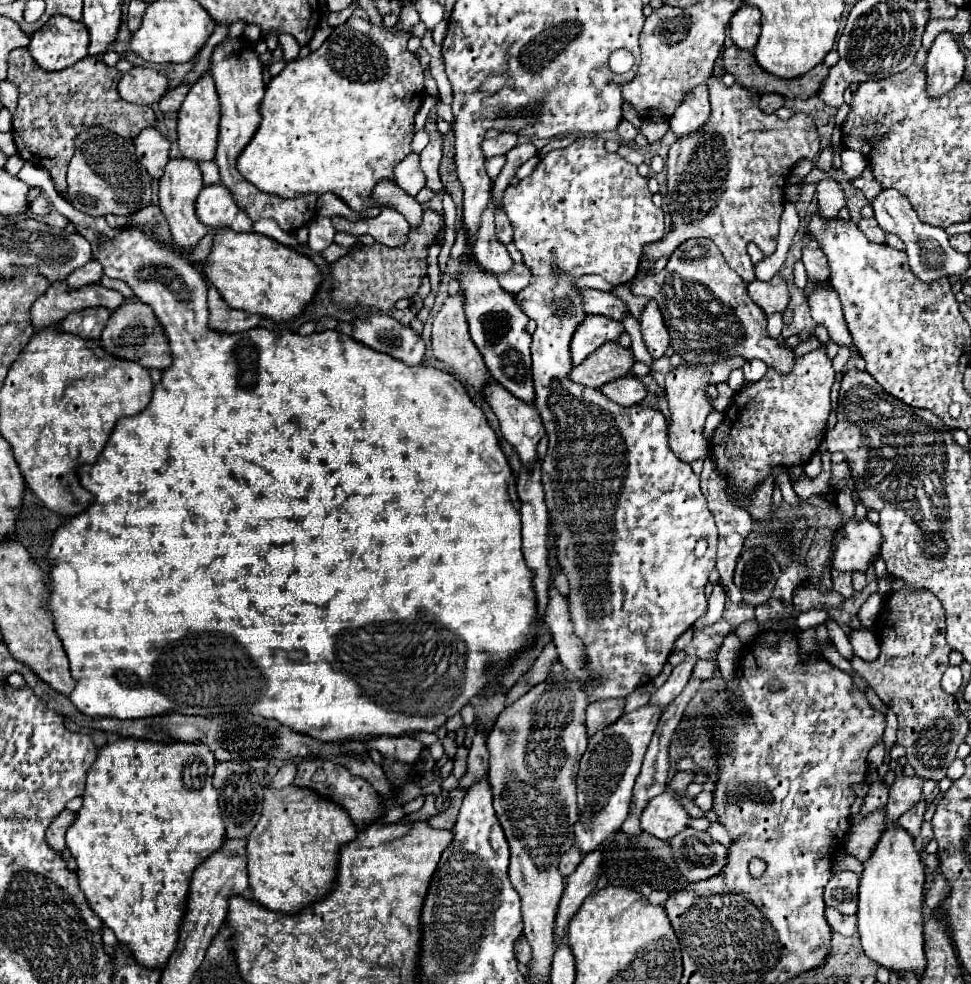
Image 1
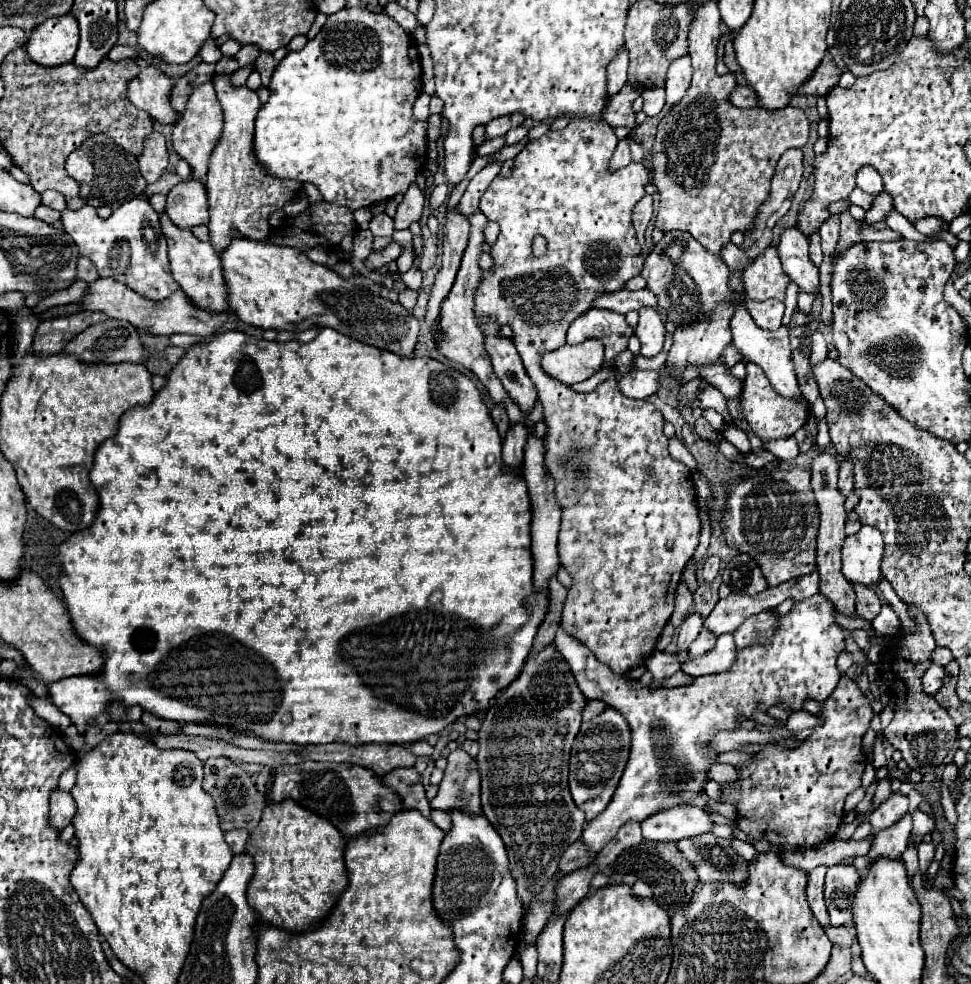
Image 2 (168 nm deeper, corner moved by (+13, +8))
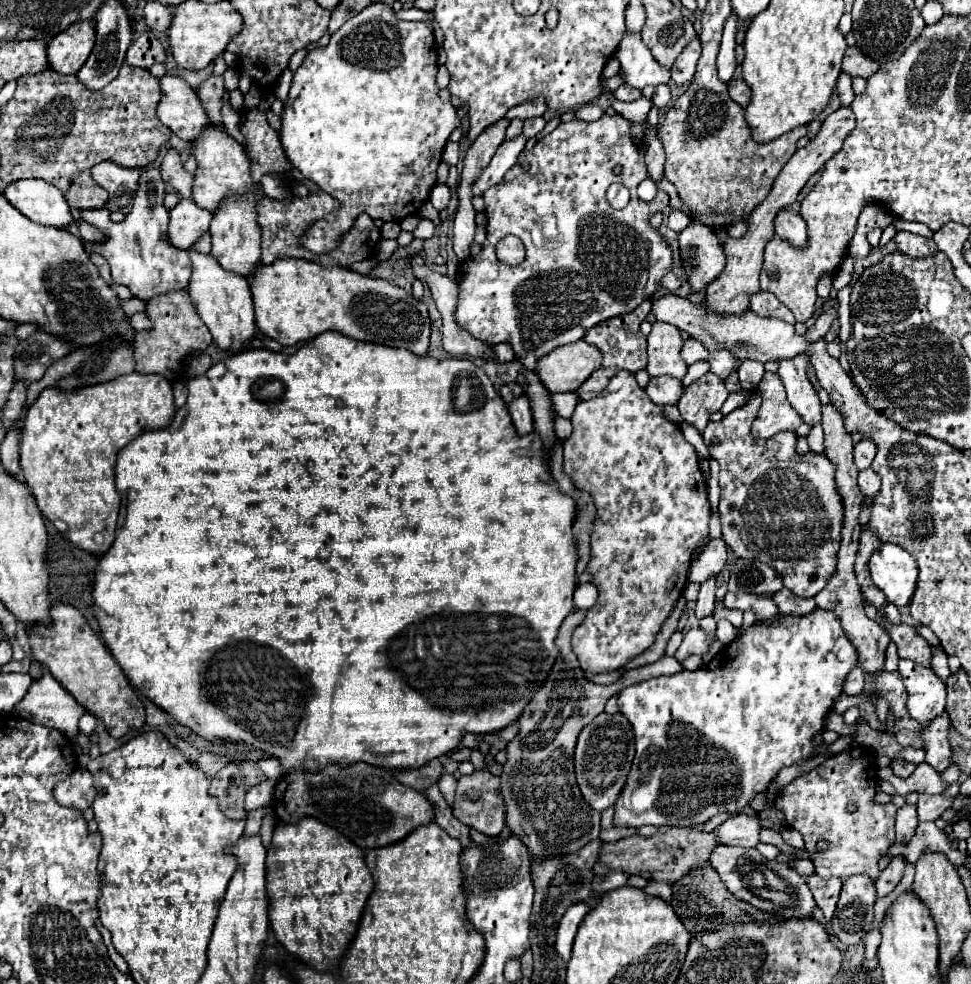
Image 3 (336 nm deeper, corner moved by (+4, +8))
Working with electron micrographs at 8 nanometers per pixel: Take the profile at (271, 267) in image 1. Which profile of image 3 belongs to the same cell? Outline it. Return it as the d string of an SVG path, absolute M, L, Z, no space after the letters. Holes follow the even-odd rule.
M277 259L271 265L261 265L249 281L259 331L285 347L325 331L339 331L357 341L403 347L415 355L427 353L431 323L425 303L389 281L303 259Z

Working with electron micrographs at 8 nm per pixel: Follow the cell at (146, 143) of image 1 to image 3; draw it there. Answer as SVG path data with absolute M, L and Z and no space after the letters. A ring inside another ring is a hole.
M171 149L163 161L161 161L161 177L167 185L171 185L181 197L189 199L191 197L191 187L193 187L193 175L183 169L181 157L175 149Z

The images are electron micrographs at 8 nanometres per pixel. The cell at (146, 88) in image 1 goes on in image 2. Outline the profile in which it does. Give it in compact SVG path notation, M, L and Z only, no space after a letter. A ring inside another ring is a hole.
M146 67L140 71L138 79L130 79L128 97L134 107L150 113L160 123L174 123L176 111L170 107L172 79L156 67Z

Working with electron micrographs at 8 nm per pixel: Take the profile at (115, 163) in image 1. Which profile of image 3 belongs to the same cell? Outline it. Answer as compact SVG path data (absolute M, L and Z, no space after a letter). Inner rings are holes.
M103 161L93 167L93 179L109 193L109 211L131 211L141 171L143 169L123 169L111 161Z

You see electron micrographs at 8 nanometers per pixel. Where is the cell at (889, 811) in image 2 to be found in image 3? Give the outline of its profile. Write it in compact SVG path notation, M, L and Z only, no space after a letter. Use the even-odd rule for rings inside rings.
M903 805L899 811L897 811L897 841L901 845L907 845L909 839L915 835L915 829L917 829L917 811L915 811L915 805Z

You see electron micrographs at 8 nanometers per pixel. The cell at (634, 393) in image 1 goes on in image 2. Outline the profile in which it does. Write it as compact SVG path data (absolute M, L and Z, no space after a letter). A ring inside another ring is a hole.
M632 371L626 375L618 375L616 383L622 395L630 399L646 399L658 389L658 375L656 371Z

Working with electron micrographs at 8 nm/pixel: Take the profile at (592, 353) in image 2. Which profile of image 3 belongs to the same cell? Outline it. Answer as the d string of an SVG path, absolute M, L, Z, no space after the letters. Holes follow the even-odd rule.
M575 341L565 347L557 347L539 359L535 373L545 389L555 393L569 393L581 387L581 383L601 365L599 349L589 343Z

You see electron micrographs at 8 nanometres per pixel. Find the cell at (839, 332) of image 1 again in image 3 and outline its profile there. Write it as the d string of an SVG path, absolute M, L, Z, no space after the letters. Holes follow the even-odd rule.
M787 209L775 215L775 233L781 239L787 239L793 247L803 247L807 243L807 225L801 215L791 213Z

